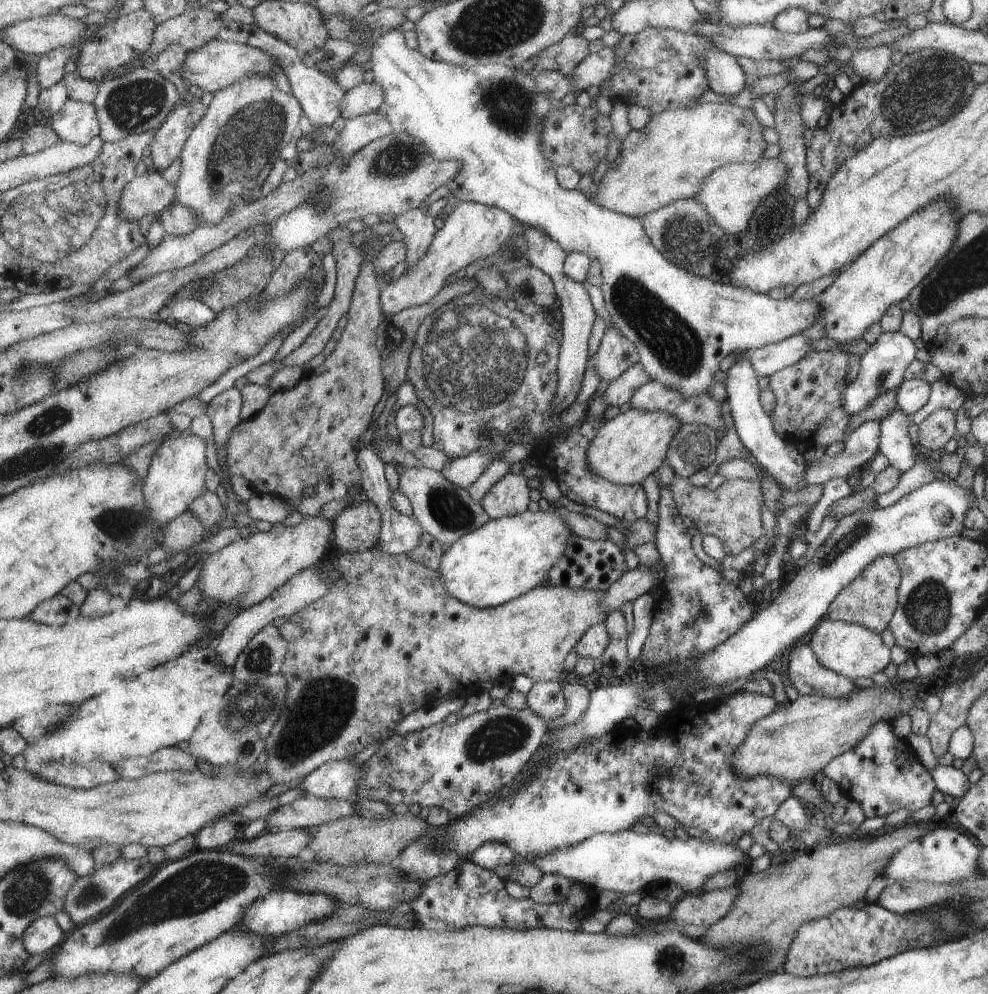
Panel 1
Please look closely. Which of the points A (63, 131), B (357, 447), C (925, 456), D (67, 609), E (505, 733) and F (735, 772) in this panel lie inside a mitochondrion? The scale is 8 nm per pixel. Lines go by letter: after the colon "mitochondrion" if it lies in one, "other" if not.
A: other
B: other
C: other
D: other
E: mitochondrion
F: other

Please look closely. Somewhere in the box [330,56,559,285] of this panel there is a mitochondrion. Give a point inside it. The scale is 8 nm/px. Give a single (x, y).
(511, 106)

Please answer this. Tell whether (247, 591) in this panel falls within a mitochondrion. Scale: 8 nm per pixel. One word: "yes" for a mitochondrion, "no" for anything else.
no

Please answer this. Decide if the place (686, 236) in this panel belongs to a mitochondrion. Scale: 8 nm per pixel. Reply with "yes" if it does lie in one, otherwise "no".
yes

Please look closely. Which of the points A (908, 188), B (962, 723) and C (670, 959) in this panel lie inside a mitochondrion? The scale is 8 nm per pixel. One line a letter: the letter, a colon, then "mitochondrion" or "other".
A: other
B: other
C: mitochondrion

